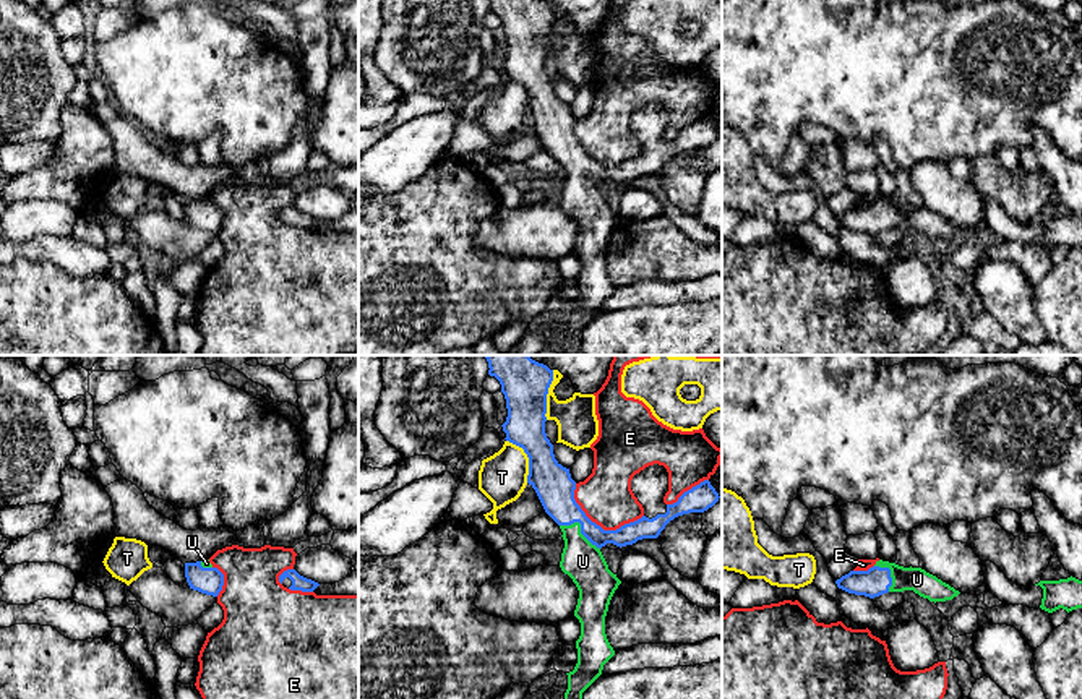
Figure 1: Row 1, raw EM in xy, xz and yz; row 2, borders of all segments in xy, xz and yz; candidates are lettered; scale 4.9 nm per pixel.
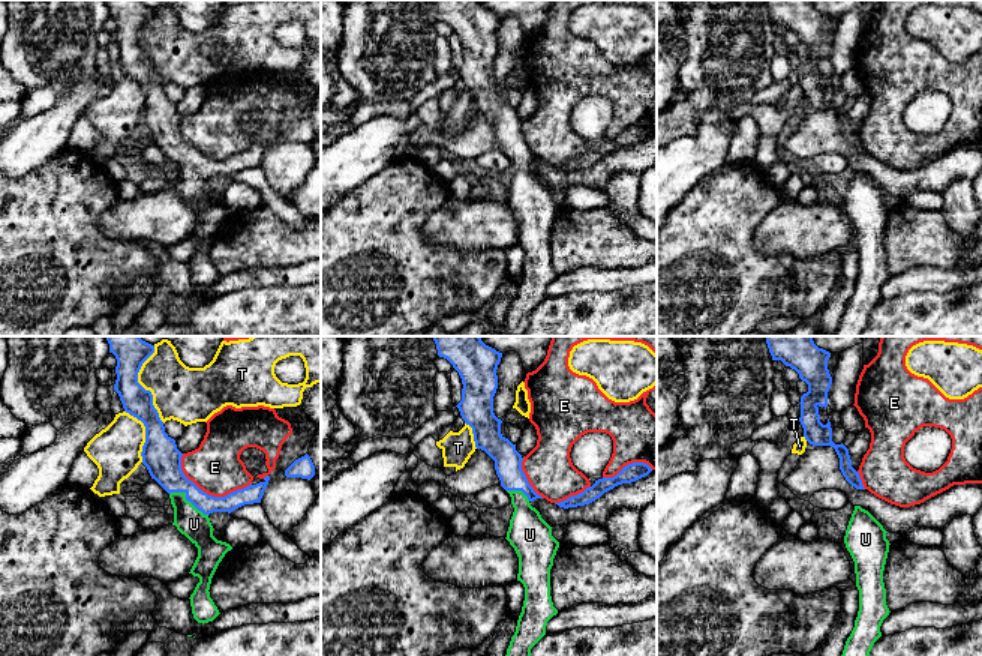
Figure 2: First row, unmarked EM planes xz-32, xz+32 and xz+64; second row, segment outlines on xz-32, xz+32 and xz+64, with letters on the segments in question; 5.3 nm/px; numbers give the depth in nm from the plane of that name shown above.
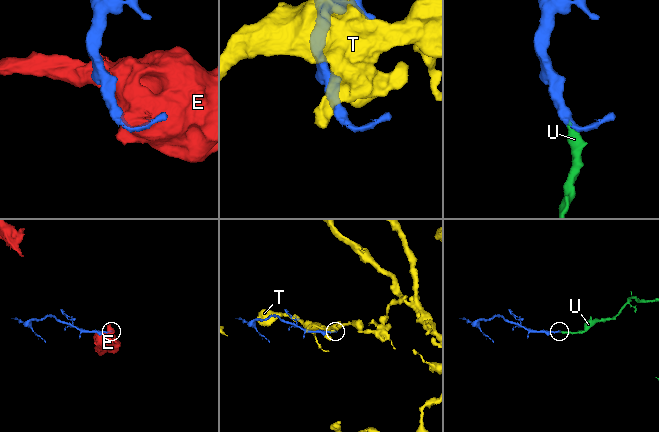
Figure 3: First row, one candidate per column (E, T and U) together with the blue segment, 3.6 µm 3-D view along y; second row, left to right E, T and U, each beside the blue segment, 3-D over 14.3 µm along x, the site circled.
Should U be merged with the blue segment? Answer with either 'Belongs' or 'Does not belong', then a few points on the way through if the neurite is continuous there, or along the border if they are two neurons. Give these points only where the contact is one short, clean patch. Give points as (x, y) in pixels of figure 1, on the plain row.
Belongs. Path across: xz (553, 122), (558, 140), (581, 164), (583, 198)

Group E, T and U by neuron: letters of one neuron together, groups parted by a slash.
E / T / U

